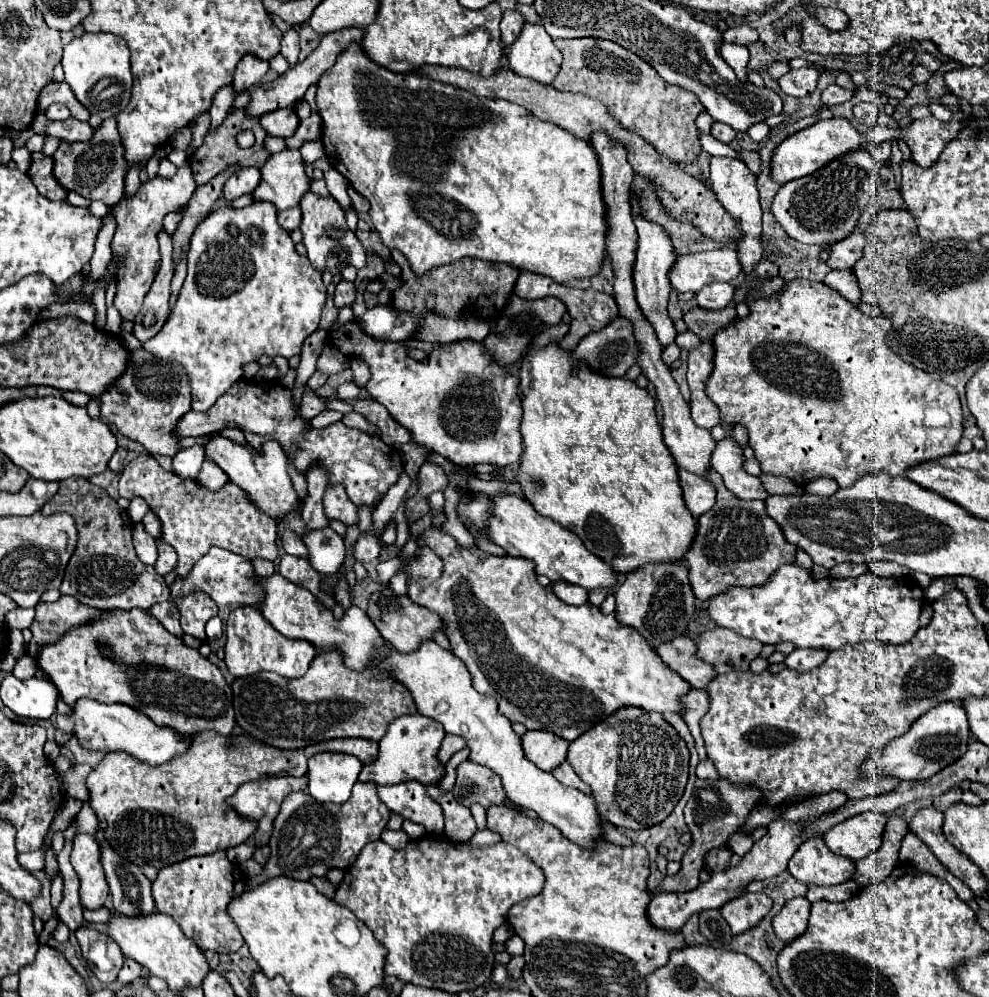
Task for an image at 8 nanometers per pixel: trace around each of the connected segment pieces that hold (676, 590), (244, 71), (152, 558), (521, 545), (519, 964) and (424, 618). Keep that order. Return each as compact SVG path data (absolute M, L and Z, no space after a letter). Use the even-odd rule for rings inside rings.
M683 561L647 563L641 569L627 573L625 581L615 591L615 599L615 615L619 623L637 629L651 647L683 635L695 611L695 595L691 591L687 565Z
M245 55L235 69L235 79L233 79L235 93L241 93L241 91L257 85L265 77L267 69L269 69L269 61L263 61L255 55Z
M143 523L133 527L133 545L135 545L137 557L139 557L141 563L155 565L155 561L157 561L157 545L155 545L155 539L147 531L143 531Z
M493 495L493 517L489 521L489 535L493 543L501 545L513 557L525 557L535 563L535 573L545 575L551 583L565 581L571 585L579 585L587 591L593 589L607 589L613 593L615 585L619 583L619 573L611 569L601 557L595 557L583 541L563 529L559 523L539 515L531 503L519 499L517 495Z
M513 957L509 963L507 963L507 971L509 971L509 977L511 981L519 981L521 979L521 969L523 969L523 957Z
M381 589L375 591L369 597L369 609L367 615L371 617L371 621L375 623L375 627L379 629L379 633L383 635L383 639L393 647L399 649L399 653L411 653L415 649L419 649L419 643L435 639L437 631L445 633L445 627L441 623L441 617L421 605L415 605L407 595L399 597L393 593L393 589Z

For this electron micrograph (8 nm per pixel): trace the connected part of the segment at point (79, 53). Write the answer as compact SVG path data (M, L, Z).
M83 33L63 49L65 83L71 87L79 103L101 119L119 115L131 97L131 64L127 43L113 33Z

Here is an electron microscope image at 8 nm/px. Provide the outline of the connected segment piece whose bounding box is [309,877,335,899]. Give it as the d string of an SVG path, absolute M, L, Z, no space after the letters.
M311 877L309 881L311 881L311 883L317 887L317 891L323 893L325 897L329 897L329 899L335 897L335 885L331 885L327 877Z

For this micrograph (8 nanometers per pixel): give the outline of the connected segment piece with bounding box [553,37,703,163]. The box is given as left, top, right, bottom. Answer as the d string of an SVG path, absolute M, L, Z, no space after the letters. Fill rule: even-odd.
M583 37L555 39L555 45L563 53L563 65L553 81L557 91L599 99L623 129L639 133L657 153L671 157L675 163L693 163L697 159L701 145L695 119L703 105L693 93L667 85L647 61L613 41Z

